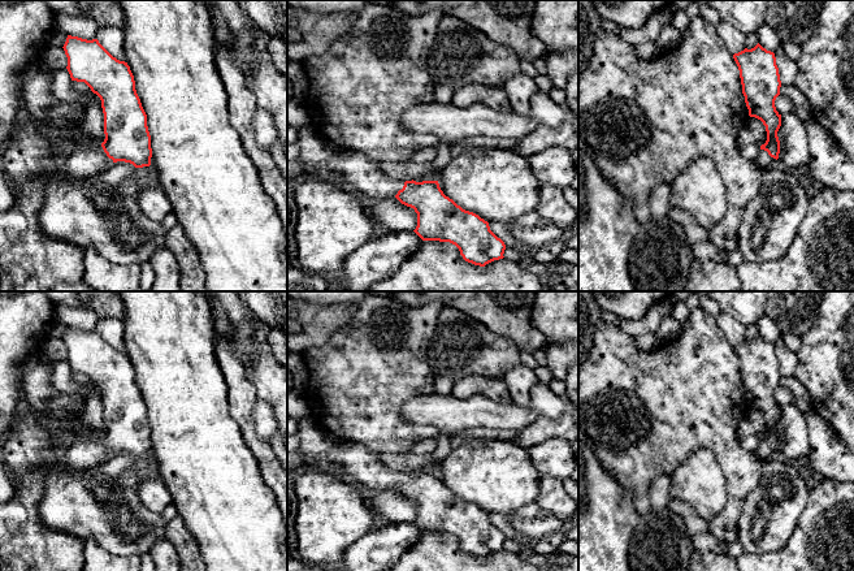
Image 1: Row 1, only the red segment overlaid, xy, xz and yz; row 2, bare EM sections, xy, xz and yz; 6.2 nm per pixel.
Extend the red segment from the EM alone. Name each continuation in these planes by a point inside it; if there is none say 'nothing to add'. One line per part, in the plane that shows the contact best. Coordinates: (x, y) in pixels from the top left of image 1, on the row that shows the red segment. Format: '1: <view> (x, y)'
1: xy (82, 163)

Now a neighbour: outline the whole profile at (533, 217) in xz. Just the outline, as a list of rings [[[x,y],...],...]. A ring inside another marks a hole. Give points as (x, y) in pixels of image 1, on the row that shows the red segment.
[[[532,211],[530,213],[526,213],[516,220],[513,220],[512,222],[520,226],[530,226],[530,225],[536,225],[538,222],[541,222],[541,216],[538,215],[537,211]]]

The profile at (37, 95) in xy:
[[[42,59],[26,66],[21,79],[21,99],[34,121],[55,131],[68,148],[101,146],[95,138],[82,130],[81,124],[84,113],[73,124],[66,121],[51,122],[48,120],[45,109],[60,103],[52,94],[51,85],[52,69]]]

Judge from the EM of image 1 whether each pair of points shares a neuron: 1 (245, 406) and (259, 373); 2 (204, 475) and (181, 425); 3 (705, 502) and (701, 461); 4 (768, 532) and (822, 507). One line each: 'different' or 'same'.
1: different
2: same
3: same
4: different

